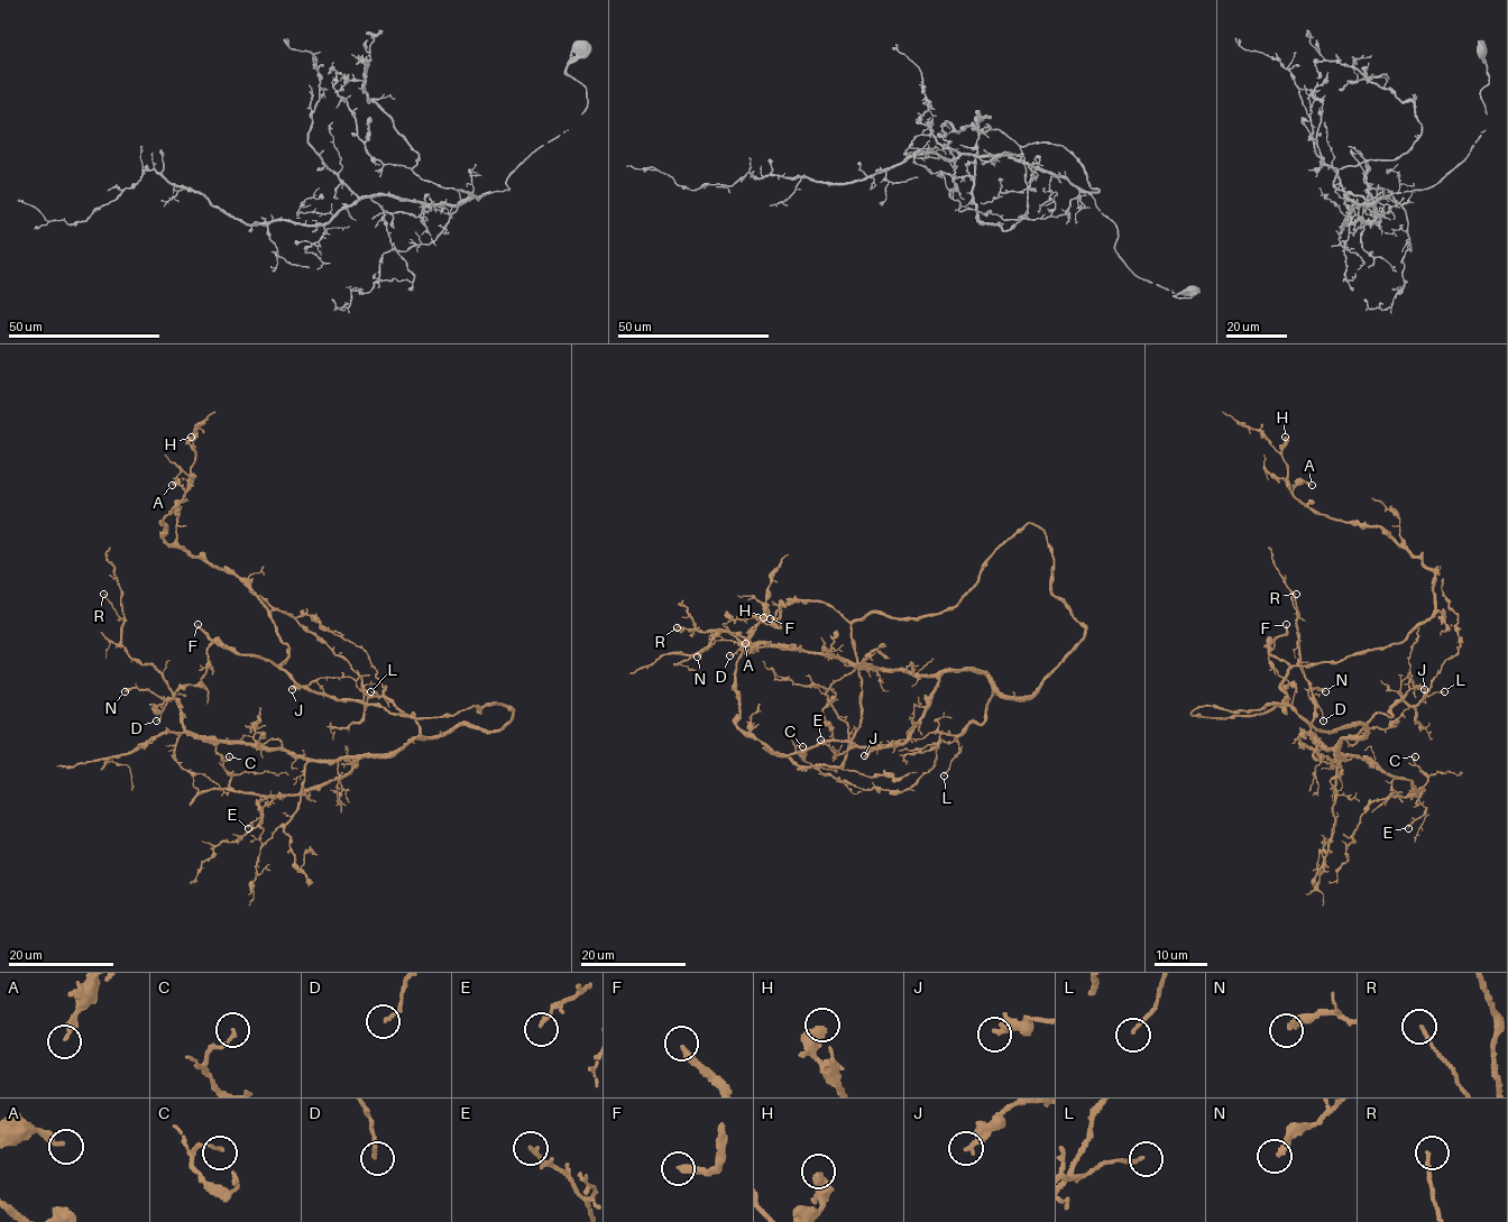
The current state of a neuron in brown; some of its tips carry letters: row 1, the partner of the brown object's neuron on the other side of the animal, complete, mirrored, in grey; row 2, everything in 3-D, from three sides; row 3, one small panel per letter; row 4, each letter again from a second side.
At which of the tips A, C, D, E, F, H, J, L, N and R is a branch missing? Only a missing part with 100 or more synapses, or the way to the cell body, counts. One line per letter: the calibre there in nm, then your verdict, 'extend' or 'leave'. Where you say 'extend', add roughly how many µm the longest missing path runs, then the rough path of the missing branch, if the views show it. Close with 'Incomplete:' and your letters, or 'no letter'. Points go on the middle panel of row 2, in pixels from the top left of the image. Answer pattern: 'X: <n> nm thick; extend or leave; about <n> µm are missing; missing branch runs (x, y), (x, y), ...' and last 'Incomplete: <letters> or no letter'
A: 190 nm thick; leave
C: 130 nm thick; leave
D: 140 nm thick; leave
E: 150 nm thick; leave
F: 260 nm thick; extend; about 45 µm are missing; missing branch runs (770, 618), (751, 605), (730, 606), (728, 613), (743, 596), (752, 591), (751, 575), (766, 575)
H: 400 nm thick; leave
J: 280 nm thick; leave
L: 140 nm thick; leave
N: 240 nm thick; leave
R: 150 nm thick; leave
Incomplete: F

